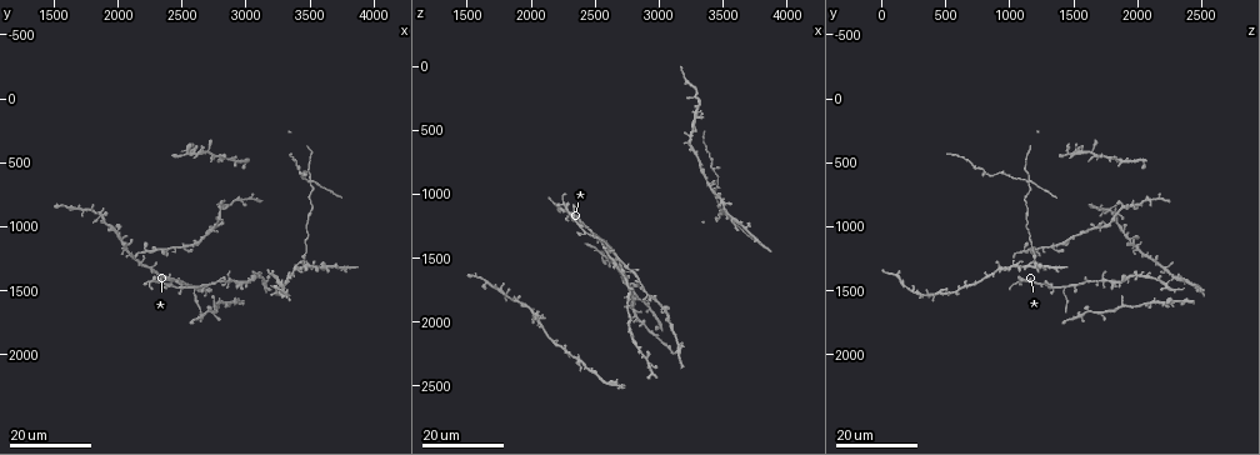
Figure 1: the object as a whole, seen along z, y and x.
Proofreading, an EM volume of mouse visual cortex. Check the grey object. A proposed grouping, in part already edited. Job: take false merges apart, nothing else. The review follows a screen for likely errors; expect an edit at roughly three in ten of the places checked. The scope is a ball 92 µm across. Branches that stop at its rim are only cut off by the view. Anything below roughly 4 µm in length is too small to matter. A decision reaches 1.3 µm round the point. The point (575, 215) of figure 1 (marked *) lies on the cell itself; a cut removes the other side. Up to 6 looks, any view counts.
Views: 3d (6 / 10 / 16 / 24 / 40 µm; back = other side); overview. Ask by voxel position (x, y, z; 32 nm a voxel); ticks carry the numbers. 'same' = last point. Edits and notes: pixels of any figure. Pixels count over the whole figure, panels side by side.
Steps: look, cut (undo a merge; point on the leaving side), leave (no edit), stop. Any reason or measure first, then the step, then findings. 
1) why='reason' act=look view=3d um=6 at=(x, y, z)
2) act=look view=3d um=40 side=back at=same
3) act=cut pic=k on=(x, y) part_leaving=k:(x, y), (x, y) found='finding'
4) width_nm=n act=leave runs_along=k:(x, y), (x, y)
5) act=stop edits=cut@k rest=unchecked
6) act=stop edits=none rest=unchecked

why='three arms meet' act=look view=3d um=16 at=(2600, 1480, 1440)

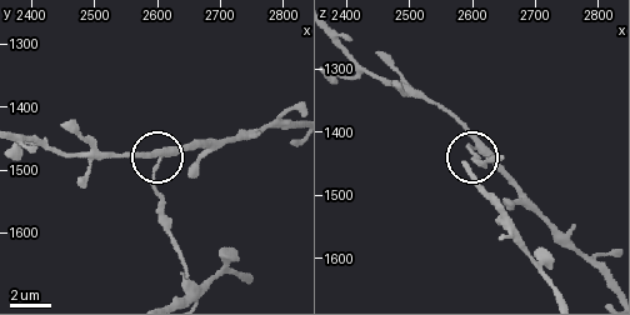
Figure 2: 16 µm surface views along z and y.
act=look view=3d um=6 at=(2605, 1470, 1425)

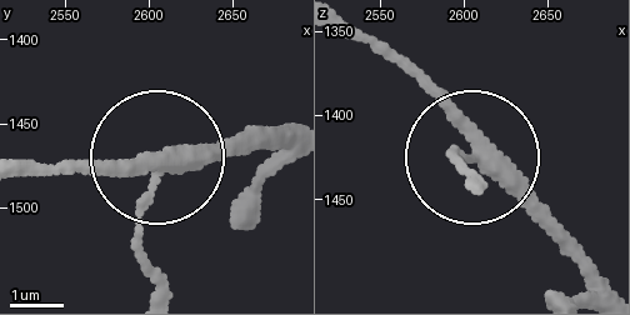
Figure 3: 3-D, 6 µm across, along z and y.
arms=3 act=cut pic=3 on=(139, 254) found='two cells meet here'

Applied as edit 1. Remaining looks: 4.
why='three arms meet' act=look view=3d um=10 at=(2710, 1655, 1615)

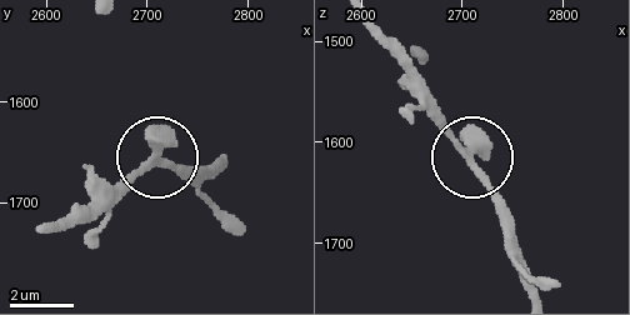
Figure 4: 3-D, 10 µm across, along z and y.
act=look view=3d um=6 at=(2708, 1658, 1622)

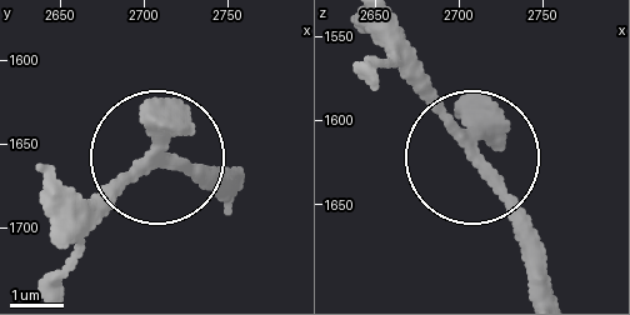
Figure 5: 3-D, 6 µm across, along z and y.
width_nm=230 act=leave found='continuous, no second cell'

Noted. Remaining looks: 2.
act=look view=3d um=16 at=(2960, 780, 2060)

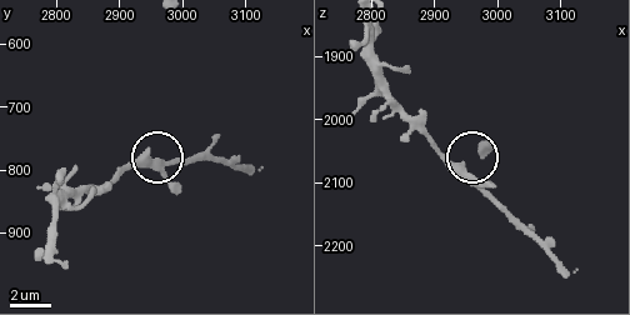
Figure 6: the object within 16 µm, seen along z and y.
why='closer look' act=look view=3d um=10 at=(2945, 770, 2075)

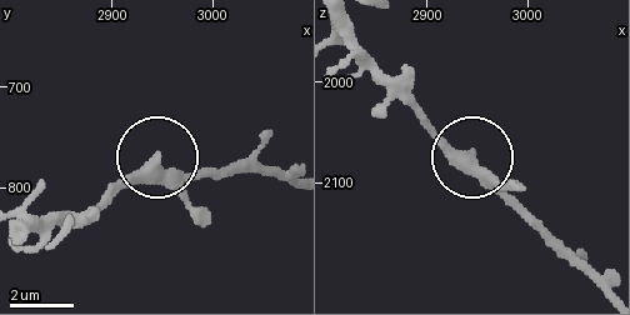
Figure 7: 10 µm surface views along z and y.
act=leave found='all the same cell'

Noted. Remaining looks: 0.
act=stop edits=cut@3 rest=unchecked

